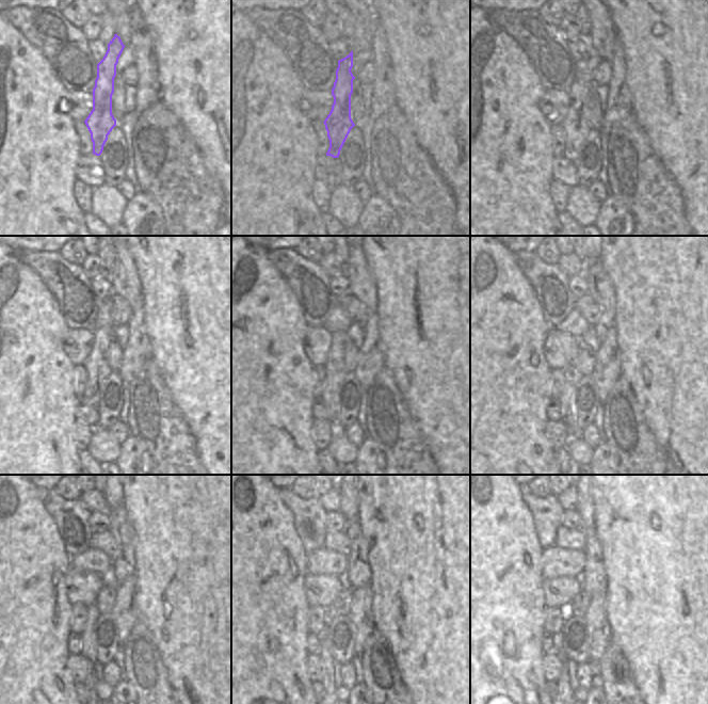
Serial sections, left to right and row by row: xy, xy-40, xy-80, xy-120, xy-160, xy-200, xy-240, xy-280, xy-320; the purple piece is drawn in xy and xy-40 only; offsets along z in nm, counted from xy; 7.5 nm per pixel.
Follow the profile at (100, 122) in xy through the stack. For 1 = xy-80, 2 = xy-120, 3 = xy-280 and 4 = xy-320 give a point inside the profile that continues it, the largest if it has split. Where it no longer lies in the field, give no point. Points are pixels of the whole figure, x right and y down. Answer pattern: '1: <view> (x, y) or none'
1: xy-80 (576, 126)
2: xy-120 (96, 364)
3: xy-280 (327, 681)
4: xy-320 (564, 691)

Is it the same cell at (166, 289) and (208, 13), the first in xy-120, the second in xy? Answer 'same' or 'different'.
same

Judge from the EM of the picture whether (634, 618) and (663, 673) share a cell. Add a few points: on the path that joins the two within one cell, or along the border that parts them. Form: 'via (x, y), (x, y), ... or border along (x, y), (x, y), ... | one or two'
via (648, 632), (663, 646), (663, 659) | one

